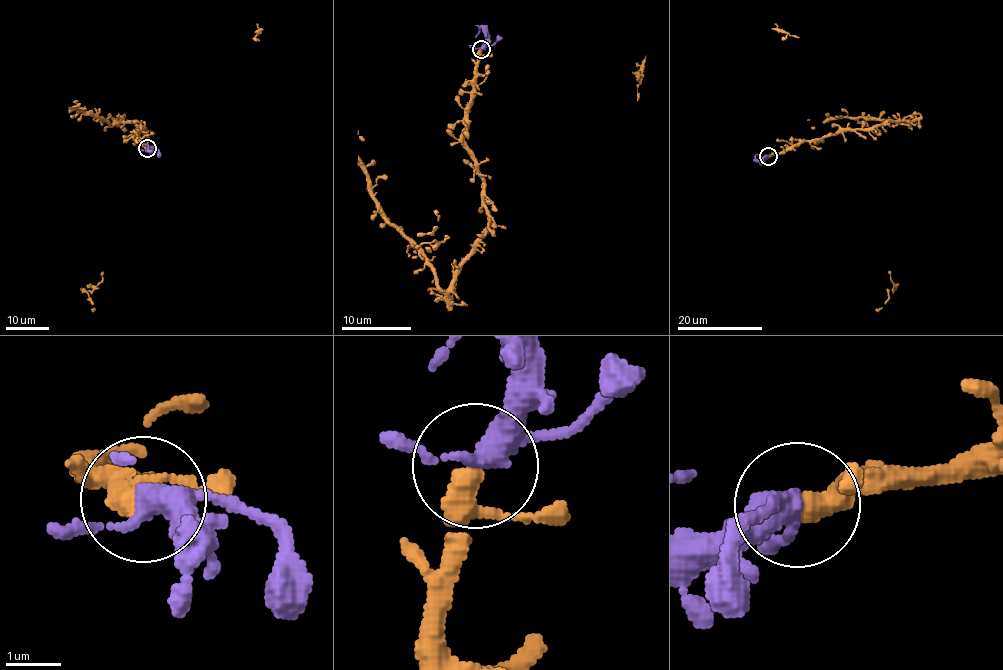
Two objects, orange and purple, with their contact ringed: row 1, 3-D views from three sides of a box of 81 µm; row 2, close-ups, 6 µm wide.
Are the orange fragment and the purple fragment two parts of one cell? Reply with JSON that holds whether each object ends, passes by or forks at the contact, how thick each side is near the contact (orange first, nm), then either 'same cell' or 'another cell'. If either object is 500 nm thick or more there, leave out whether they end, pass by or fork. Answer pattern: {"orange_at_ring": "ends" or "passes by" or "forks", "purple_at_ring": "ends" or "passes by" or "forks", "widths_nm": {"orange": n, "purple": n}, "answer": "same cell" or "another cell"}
{"orange_at_ring": "passes by", "purple_at_ring": "forks", "widths_nm": {"orange": 320, "purple": 280}, "answer": "same cell"}

